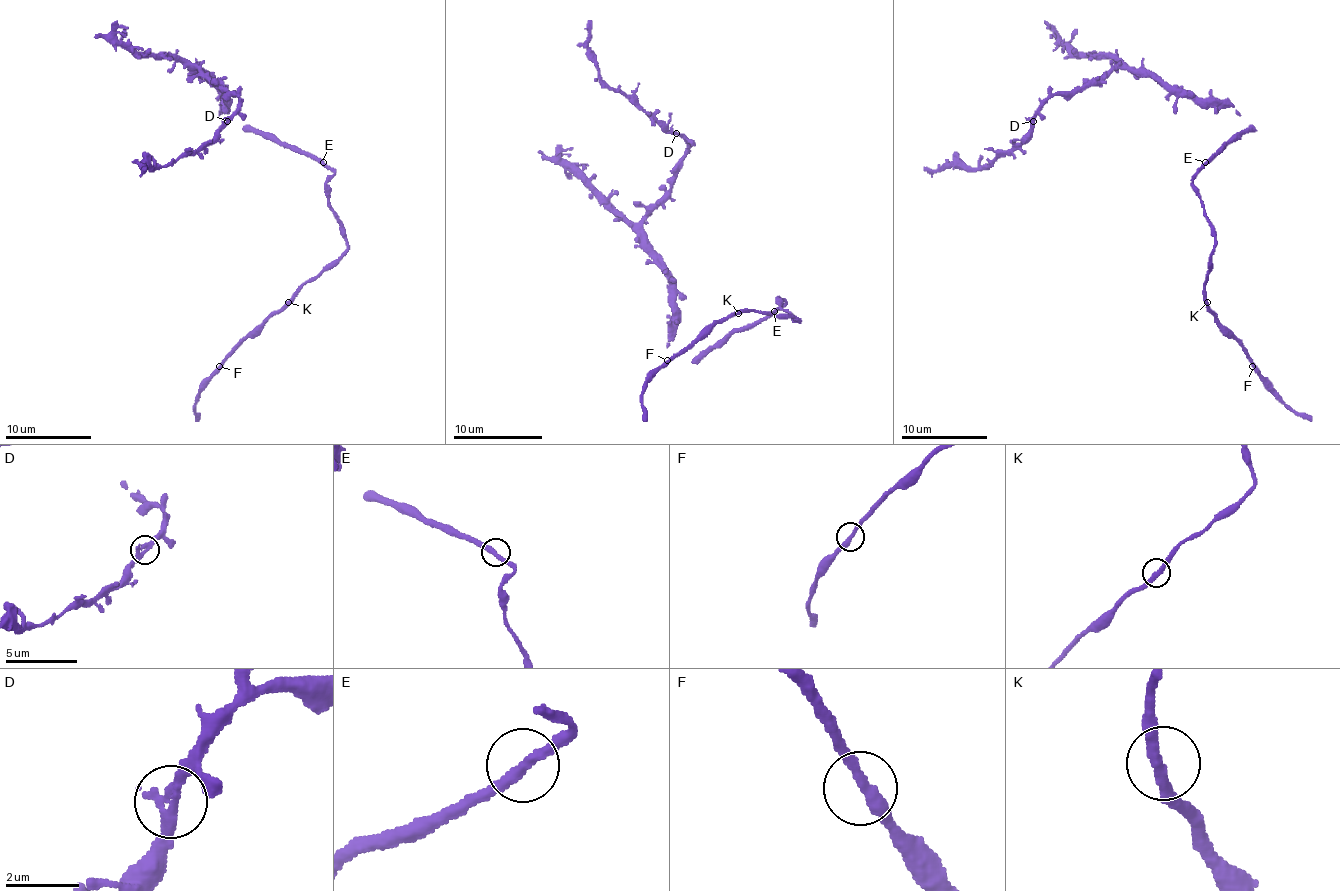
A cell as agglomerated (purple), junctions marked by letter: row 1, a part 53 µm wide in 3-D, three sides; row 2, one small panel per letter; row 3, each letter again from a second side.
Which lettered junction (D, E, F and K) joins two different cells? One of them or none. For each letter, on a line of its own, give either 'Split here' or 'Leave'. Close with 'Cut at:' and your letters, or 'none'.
D: Leave
E: Leave
F: Leave
K: Leave
Cut at: none

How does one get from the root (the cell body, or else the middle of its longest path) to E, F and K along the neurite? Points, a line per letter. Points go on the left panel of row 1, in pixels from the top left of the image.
E: (249, 130), (269, 132), (282, 145), (316, 155), (323, 162)
F: (249, 130), (269, 132), (282, 145), (318, 158), (333, 173), (327, 198), (346, 250), (273, 310), (219, 366)
K: (249, 130), (269, 132), (282, 145), (318, 158), (333, 173), (327, 198), (346, 250), (288, 302)

